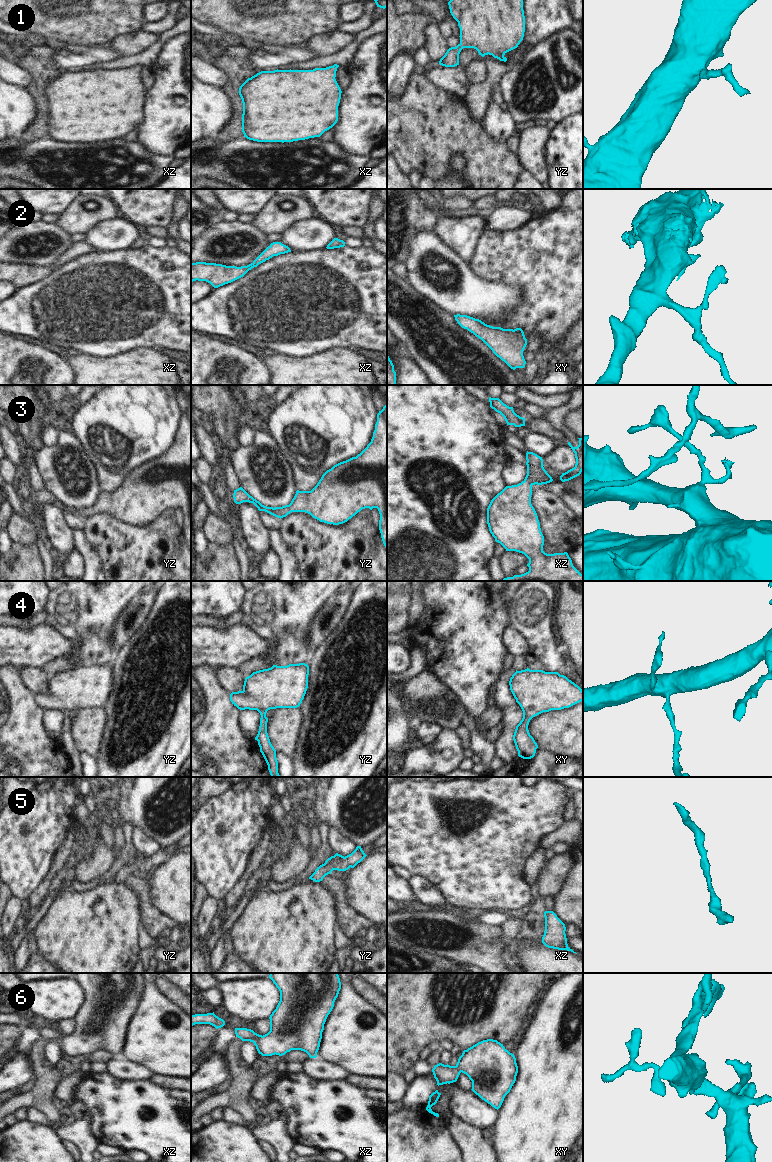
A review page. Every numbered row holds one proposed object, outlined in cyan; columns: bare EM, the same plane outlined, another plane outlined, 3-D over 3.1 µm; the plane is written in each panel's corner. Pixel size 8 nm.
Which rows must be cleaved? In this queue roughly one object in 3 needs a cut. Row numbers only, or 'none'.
none

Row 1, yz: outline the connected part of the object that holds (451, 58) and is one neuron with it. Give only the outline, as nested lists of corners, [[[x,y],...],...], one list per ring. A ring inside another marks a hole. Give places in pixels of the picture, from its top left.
[[[450,0],[448,5],[451,15],[458,22],[460,28],[460,43],[447,50],[439,61],[442,66],[455,67],[459,65],[459,54],[463,48],[474,48],[482,57],[489,54],[506,62],[507,58],[504,55],[517,48],[523,40],[525,32],[523,0]]]

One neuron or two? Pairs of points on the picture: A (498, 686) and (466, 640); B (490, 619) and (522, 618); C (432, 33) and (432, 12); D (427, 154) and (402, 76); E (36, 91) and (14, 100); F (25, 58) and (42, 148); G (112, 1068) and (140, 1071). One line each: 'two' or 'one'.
A: two
B: two
C: two
D: two
E: two
F: two
G: one

